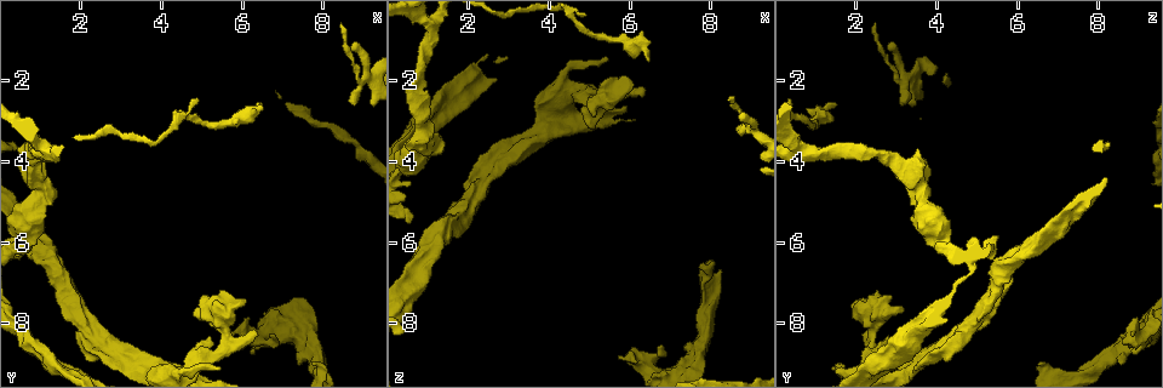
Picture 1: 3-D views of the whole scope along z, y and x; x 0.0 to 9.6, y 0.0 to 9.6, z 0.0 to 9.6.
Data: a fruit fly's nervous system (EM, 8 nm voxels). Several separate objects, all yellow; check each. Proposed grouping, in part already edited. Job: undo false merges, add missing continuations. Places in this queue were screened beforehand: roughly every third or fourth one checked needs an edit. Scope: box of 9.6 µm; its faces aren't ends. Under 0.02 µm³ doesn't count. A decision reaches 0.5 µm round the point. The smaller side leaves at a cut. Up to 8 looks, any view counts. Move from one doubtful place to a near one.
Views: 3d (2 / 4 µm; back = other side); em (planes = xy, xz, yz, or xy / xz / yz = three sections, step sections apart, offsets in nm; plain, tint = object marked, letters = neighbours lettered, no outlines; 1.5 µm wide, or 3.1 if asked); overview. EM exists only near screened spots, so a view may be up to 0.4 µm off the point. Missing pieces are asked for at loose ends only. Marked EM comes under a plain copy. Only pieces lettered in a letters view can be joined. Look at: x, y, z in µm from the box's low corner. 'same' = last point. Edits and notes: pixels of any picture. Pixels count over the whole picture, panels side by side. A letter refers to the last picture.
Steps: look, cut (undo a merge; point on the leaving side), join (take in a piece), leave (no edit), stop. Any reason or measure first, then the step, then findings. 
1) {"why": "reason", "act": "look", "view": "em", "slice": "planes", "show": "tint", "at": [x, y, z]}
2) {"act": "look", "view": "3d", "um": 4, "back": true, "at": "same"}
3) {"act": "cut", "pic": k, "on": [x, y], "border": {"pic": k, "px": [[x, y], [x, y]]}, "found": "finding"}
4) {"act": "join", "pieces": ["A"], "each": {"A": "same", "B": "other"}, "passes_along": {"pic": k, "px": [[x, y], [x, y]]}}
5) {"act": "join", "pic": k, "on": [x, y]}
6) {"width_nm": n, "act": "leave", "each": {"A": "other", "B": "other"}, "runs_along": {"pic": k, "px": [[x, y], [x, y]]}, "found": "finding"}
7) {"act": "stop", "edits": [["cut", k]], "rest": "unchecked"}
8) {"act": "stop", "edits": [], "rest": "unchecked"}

{"why": "free end", "act": "look", "view": "3d", "um": 4, "at": [6.35, 8.15, 2.20]}

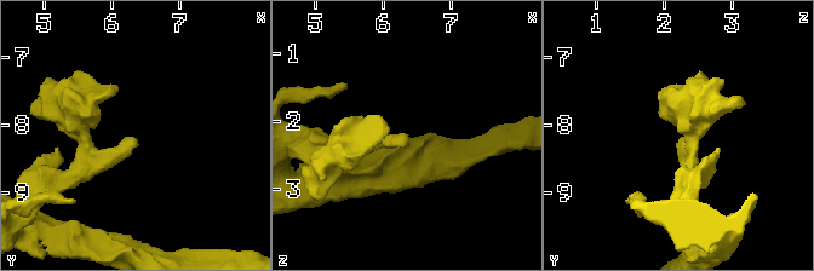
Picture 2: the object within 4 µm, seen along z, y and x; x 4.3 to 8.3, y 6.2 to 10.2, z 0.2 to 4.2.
{"why": "now the EM", "act": "look", "view": "em", "slice": "yz", "step": 4, "show": "tint", "at": [6.35, 8.15, 2.25]}

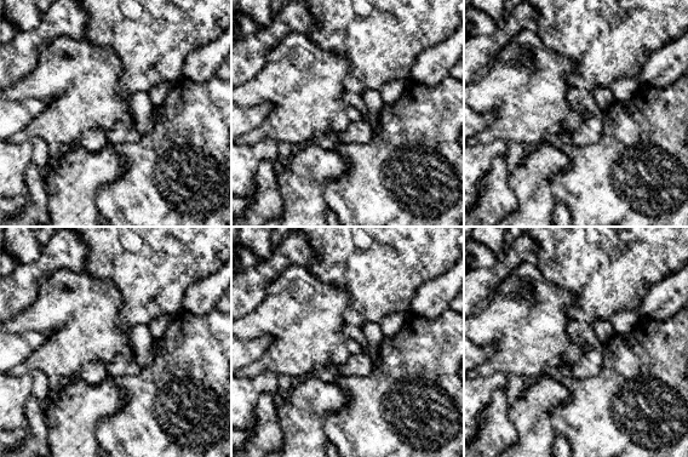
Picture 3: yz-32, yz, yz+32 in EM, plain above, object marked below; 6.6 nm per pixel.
{"why": "another direction", "act": "look", "view": "em", "slice": "planes", "show": "letters", "at": "same"}

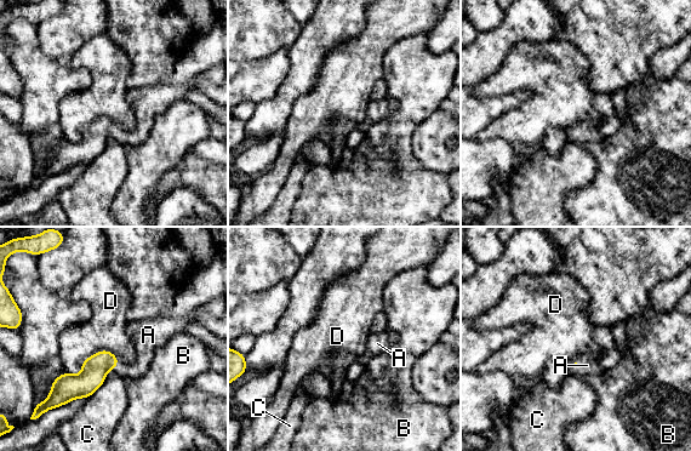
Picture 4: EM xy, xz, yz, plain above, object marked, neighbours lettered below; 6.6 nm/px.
{"act": "join", "pic": 4, "on": [146, 341], "each": {"A": "same", "B": "other", "C": "other", "D": "other"}, "found": "it goes on there"}

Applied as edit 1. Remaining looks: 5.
{"act": "look", "view": "overview"}

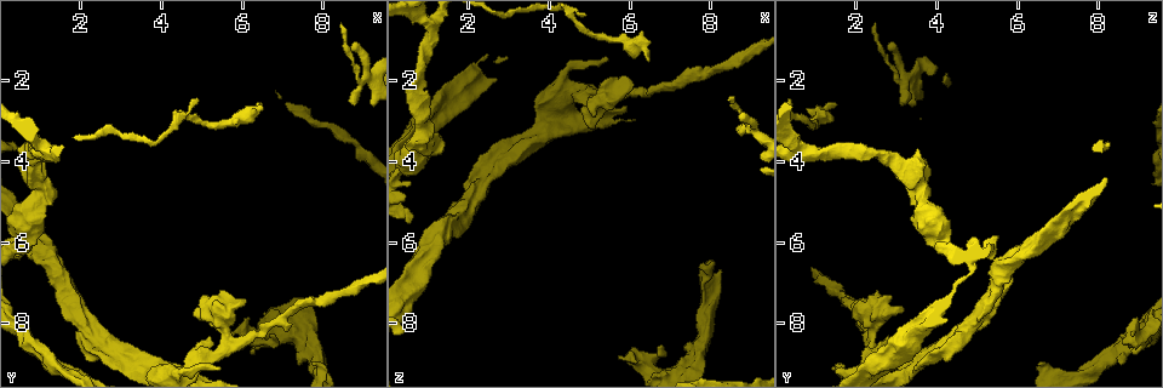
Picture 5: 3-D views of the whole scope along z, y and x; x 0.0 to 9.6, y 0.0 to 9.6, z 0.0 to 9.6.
{"why": "branch stops here", "act": "look", "view": "3d", "um": 4, "at": [7.30, 8.95, 8.60]}

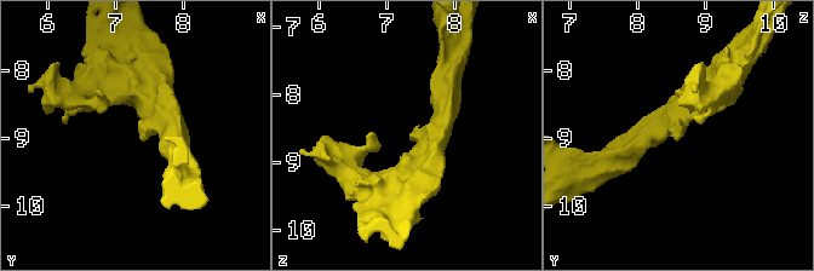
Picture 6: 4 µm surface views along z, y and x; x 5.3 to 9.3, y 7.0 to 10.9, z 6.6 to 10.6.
{"act": "look", "view": "em", "slice": "xz", "step": 4, "show": "tint", "at": [7.40, 9.00, 8.55]}

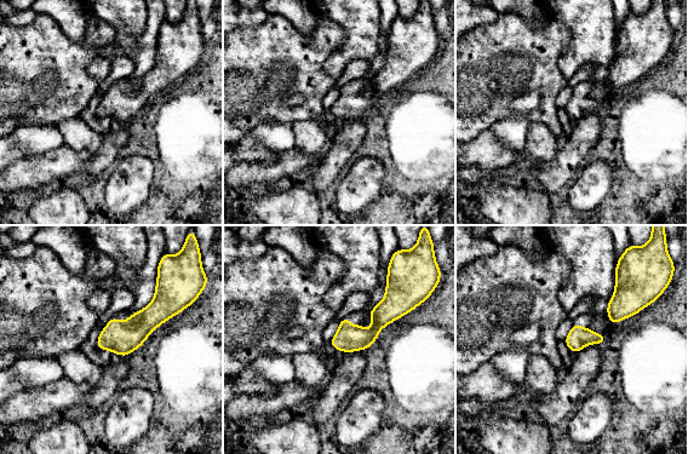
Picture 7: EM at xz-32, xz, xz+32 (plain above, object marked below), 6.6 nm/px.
{"act": "look", "view": "em", "slice": "planes", "show": "letters", "at": "same"}

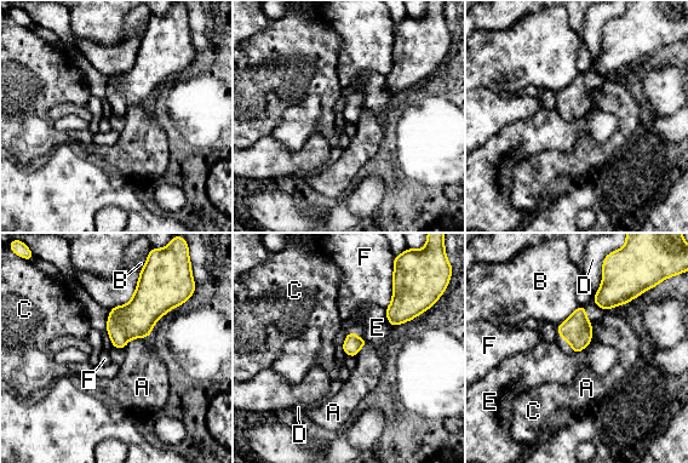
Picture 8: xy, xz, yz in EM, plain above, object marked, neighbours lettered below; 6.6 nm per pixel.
{"act": "leave", "each": {"A": "other", "B": "other", "C": "other", "D": "other", "E": "other", "F": "other"}, "found": "none of them fits"}

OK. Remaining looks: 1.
{"act": "stop", "edits": [["join", 4]], "rest": "unchecked"}

